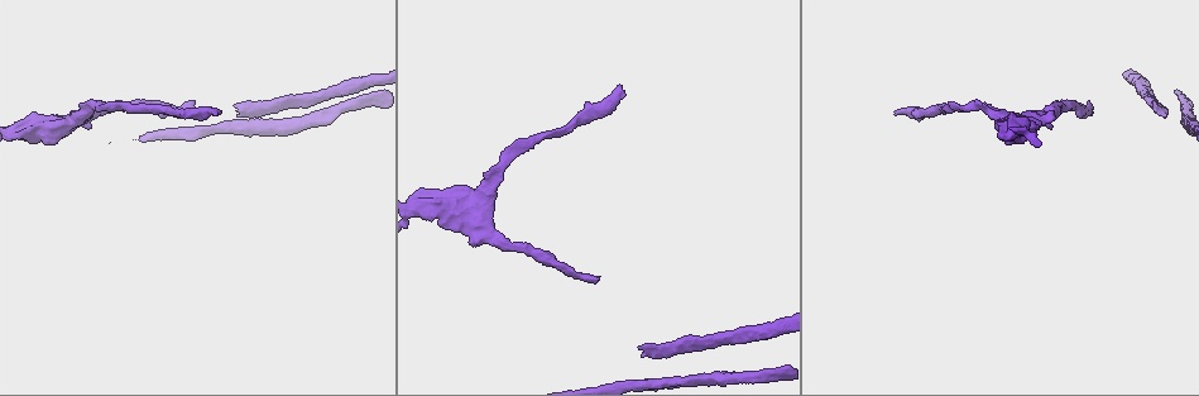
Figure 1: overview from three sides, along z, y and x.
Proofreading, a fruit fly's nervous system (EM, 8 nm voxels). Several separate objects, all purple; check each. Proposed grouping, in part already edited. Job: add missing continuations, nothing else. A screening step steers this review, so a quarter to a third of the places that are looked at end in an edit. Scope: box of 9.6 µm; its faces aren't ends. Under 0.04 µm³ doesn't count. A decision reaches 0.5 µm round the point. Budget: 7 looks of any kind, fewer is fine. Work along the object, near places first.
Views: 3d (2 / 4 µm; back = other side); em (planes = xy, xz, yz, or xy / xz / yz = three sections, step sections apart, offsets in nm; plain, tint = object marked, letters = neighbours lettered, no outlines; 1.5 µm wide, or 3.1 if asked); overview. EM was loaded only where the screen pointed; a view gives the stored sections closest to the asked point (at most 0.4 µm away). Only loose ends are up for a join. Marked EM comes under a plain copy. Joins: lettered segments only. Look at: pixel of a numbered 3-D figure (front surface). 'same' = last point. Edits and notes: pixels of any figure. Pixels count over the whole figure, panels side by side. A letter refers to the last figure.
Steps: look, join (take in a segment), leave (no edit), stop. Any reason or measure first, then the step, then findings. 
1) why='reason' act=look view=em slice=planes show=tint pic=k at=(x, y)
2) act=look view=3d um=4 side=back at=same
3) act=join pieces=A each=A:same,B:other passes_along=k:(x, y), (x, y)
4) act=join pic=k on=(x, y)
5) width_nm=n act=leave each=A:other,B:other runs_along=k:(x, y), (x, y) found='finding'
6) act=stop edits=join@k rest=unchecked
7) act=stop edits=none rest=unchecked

why='long arm stops here' act=look view=3d um=2 pic=1 at=(216, 113)

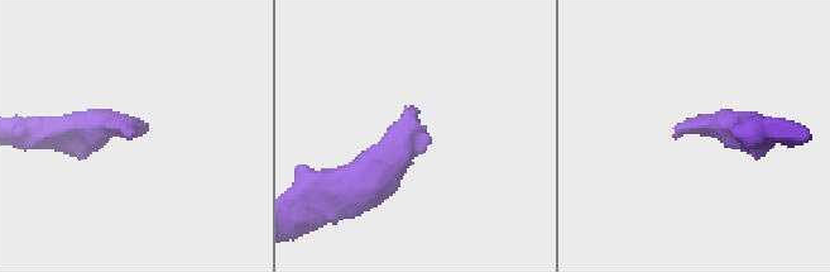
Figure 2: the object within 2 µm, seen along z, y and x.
why='need the tissue' act=look view=em slice=planes show=letters pic=2 at=(675, 138)

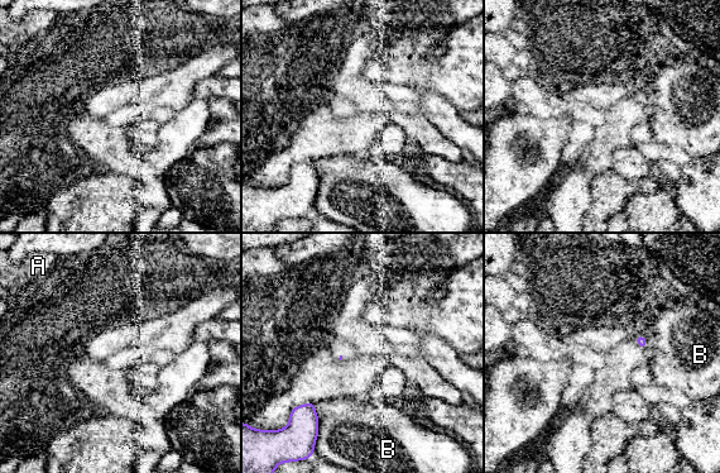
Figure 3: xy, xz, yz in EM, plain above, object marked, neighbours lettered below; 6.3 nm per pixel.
longest_contact=B:240nm act=leave each=A:other,B:other border=3:(315, 402), (318, 423), (317, 439) found='no lettered segment goes on from it'

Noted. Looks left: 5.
why='branch stops here' act=look view=em slice=xz step=4 show=tint pic=1 at=(1054, 117)

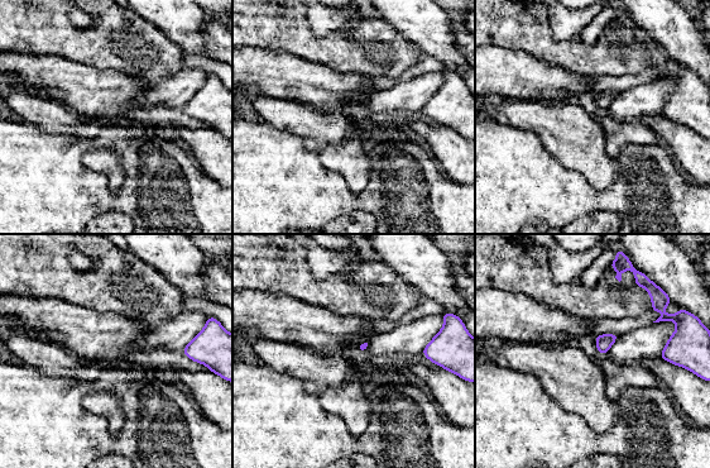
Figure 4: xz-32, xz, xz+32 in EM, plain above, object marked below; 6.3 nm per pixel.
why='another direction' act=look view=em slice=planes show=letters at=same

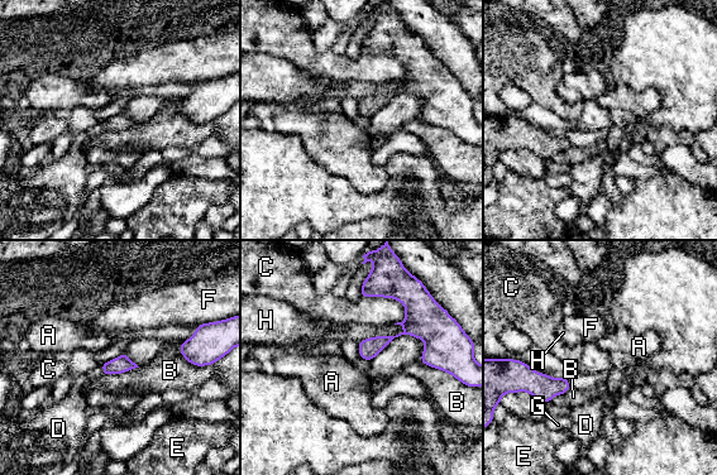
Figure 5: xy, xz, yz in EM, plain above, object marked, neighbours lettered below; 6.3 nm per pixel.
act=leave each=A:other,B:other,C:other,D:other,E:other,F:other,G:other,H:other border=5:(180, 344), (190, 363), (206, 365) found='no lettered segment goes on from it'

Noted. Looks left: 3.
why='long arm stops here' act=look view=3d um=4 side=back pic=1 at=(597, 278)

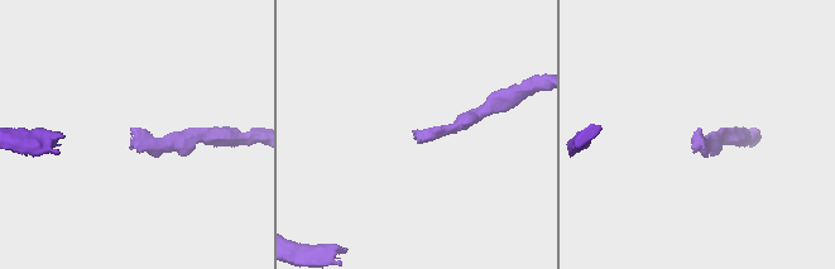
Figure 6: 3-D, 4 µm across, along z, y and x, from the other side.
act=look view=em slice=planes show=letters pic=6 at=(412, 130)

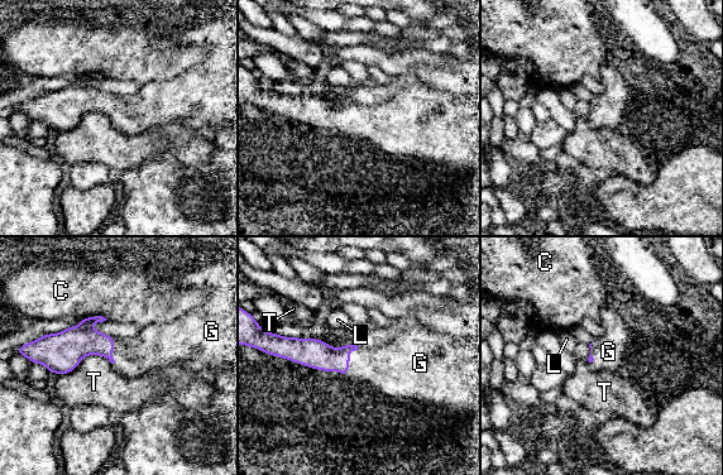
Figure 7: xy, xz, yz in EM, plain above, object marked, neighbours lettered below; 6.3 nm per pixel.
act=join pieces=G each=C:other,G:same,L:other,T:other passes_along=7:(312, 353), (350, 359), (388, 368) found='the neuron continues'

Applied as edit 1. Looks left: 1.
act=stop edits=join@7 rest=unchecked

